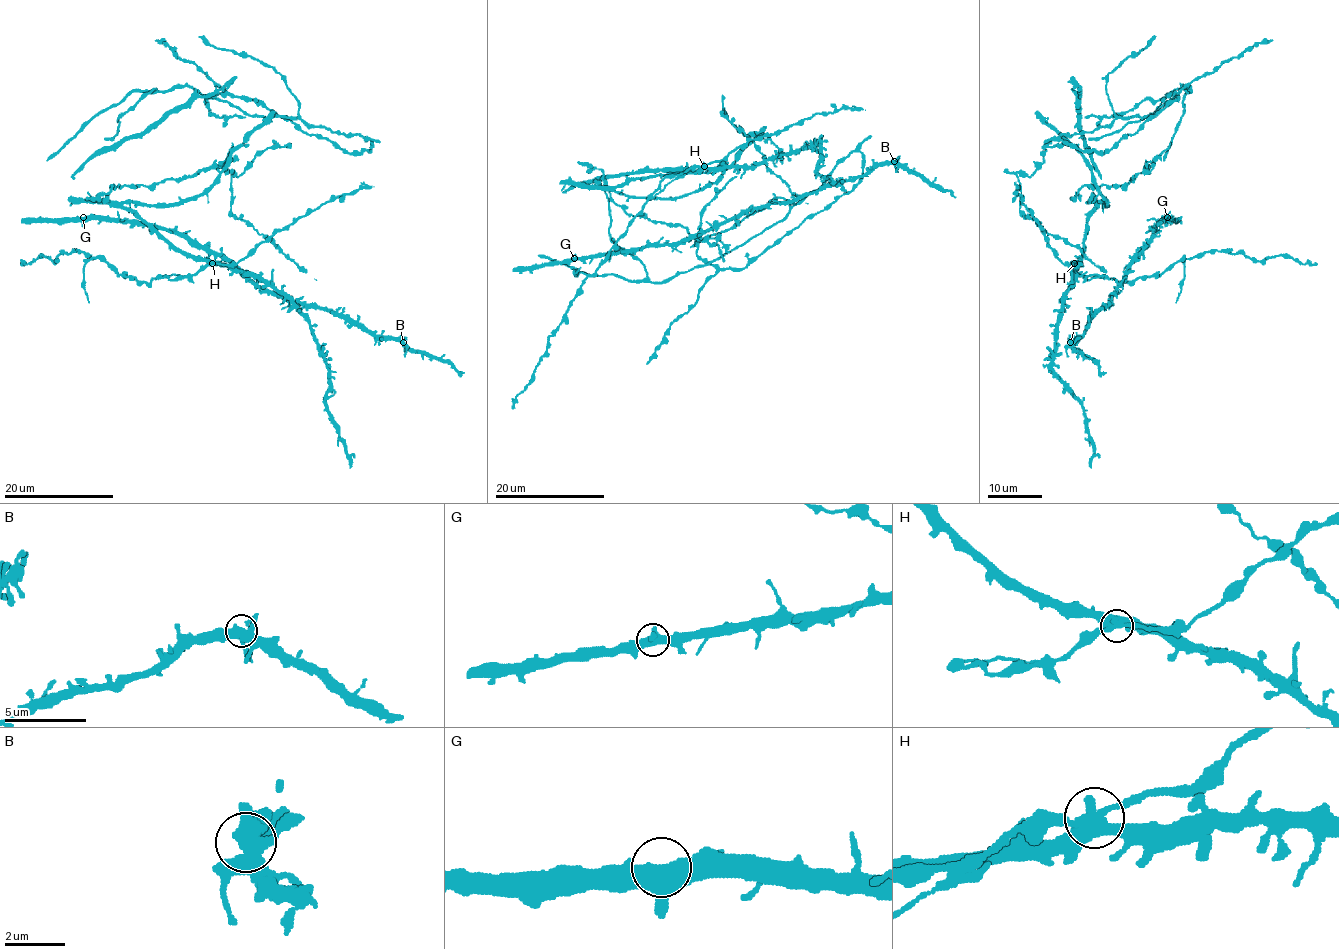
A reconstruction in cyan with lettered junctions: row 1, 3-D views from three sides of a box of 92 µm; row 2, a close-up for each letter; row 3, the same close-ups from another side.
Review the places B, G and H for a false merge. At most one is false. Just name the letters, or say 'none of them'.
none of them

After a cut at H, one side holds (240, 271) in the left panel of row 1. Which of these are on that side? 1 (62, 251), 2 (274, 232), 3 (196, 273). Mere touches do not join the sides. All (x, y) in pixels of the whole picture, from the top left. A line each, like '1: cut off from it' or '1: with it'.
1: cut off from it
2: cut off from it
3: cut off from it

